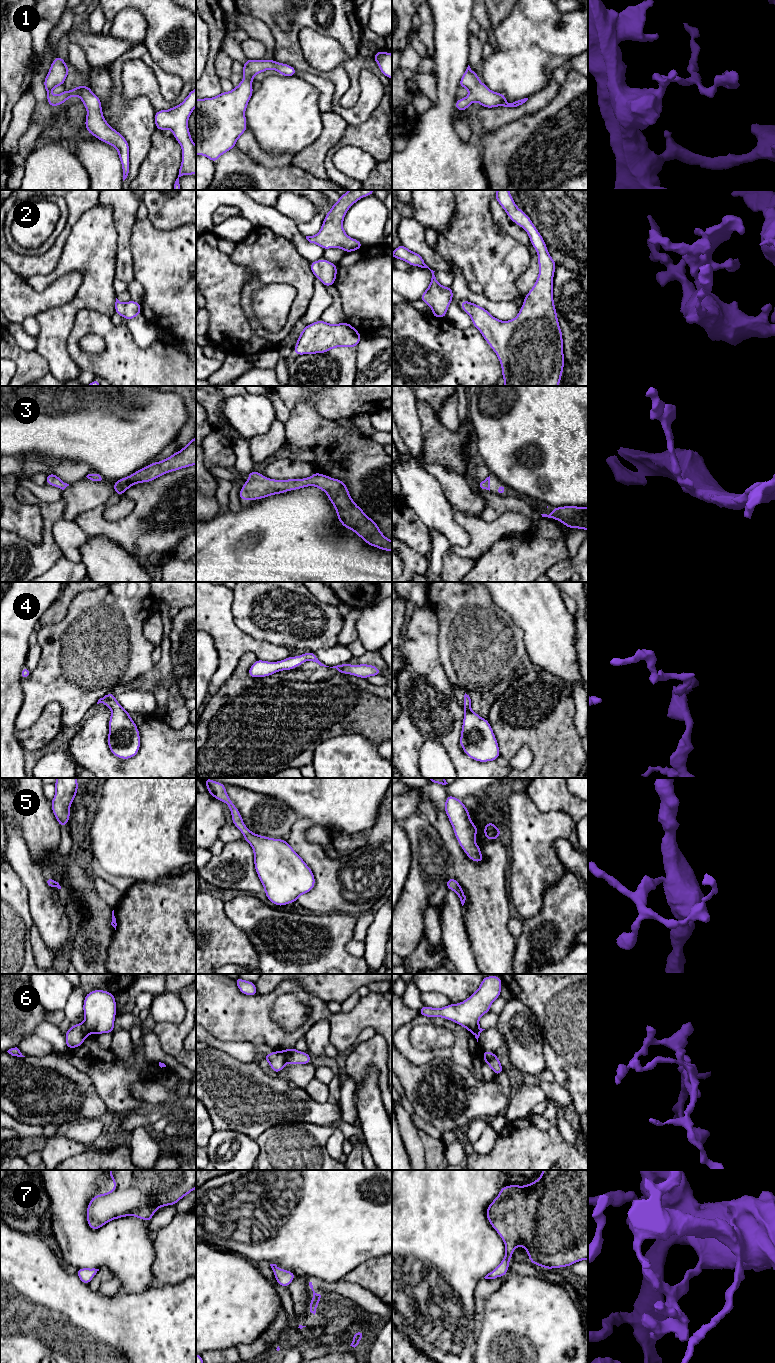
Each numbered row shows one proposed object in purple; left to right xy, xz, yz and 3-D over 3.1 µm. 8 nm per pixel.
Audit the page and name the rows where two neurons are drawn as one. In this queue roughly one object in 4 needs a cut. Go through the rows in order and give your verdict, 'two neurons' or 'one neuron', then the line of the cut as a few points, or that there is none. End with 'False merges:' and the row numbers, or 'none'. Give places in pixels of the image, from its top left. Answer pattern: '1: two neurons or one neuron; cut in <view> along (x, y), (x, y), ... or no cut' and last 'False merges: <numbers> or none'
1: one neuron; no cut
2: one neuron; no cut
3: one neuron; no cut
4: one neuron; no cut
5: one neuron; no cut
6: two neurons; cut in xz along (281, 1051), (286, 1062)
7: one neuron; no cut
False merges: 6

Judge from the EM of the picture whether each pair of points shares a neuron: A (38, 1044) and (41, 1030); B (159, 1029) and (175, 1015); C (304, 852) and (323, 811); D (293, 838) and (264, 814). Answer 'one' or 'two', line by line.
A: two
B: two
C: two
D: two

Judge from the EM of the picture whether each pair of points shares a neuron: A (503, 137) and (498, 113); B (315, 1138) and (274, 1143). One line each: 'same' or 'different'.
A: different
B: same

